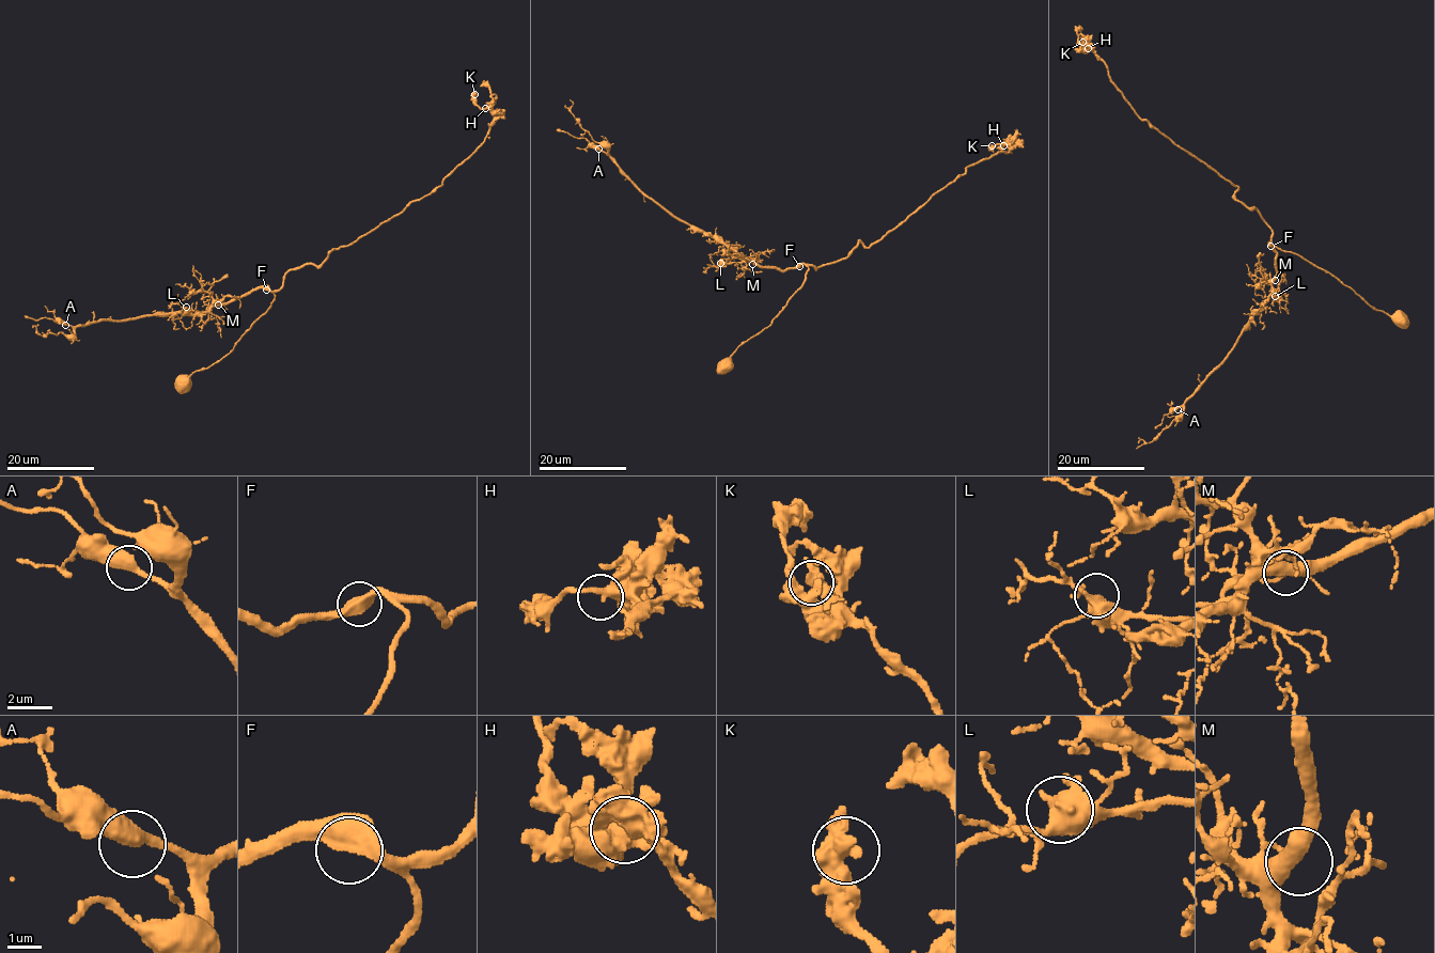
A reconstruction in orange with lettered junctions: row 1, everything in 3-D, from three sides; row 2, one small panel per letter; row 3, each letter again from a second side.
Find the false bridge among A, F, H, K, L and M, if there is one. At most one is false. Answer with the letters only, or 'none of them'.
none of them

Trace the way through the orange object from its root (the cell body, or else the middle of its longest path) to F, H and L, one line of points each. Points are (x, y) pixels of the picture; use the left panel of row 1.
F: (183, 383), (190, 374), (214, 364), (233, 349), (275, 298), (266, 290)
H: (183, 383), (229, 354), (290, 270), (317, 266), (434, 191), (483, 141), (493, 120), (485, 108)
L: (183, 383), (229, 354), (275, 296), (254, 287), (206, 311), (186, 307)

